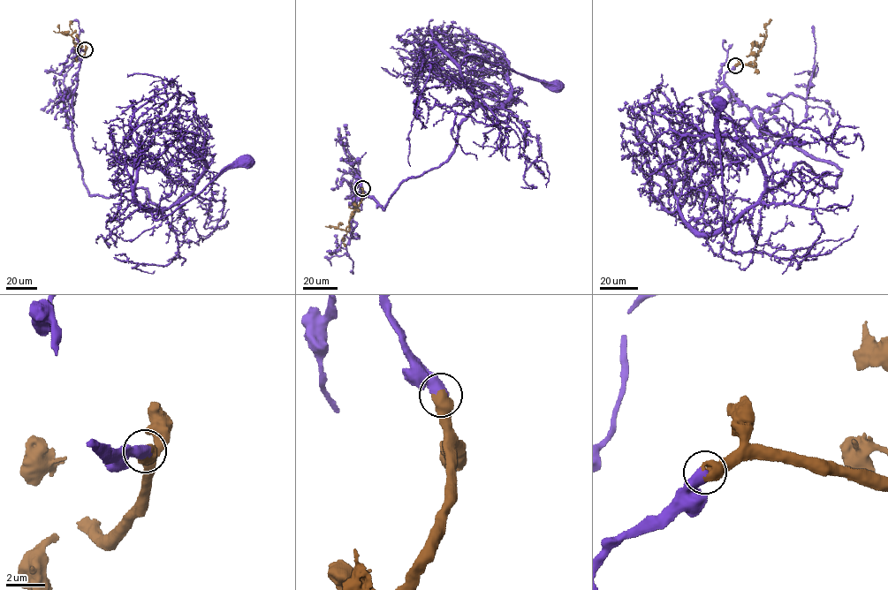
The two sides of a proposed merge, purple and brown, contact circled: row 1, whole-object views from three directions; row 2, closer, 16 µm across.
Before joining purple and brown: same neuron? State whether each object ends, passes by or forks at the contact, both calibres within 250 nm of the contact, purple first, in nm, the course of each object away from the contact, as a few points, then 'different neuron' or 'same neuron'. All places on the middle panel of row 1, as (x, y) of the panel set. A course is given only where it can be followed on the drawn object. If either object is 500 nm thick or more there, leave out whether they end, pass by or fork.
550/700 nm | purple via (362, 187), (357, 170), (360, 190), (383, 209), (405, 180), (454, 151), (475, 107), (465, 56), (555, 86) | brown via (362, 187), (361, 201), (354, 208), (343, 238), (345, 246) | same neuron

